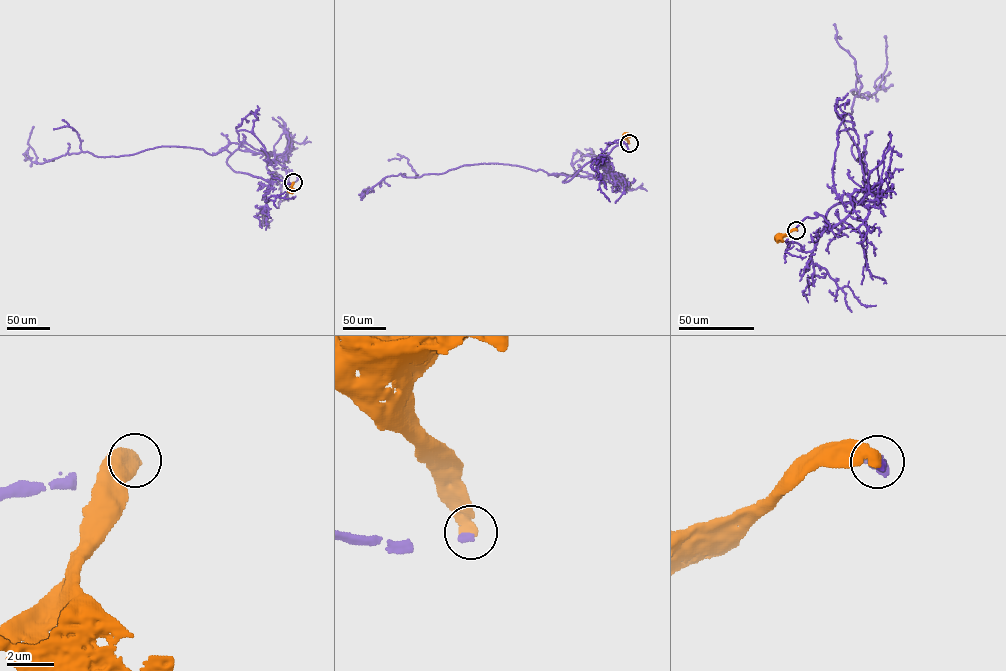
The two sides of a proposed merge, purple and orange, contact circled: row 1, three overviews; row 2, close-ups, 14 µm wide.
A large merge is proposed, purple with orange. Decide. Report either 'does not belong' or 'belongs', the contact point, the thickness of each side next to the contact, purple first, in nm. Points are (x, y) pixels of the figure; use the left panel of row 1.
belongs | (293, 182) | 280/480 nm

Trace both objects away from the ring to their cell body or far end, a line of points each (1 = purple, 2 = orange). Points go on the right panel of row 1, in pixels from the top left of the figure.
1: (796, 230), (815, 213), (832, 228), (864, 187), (839, 117), (851, 113), (850, 90), (876, 91), (885, 35)
2: (796, 230), (778, 237)

